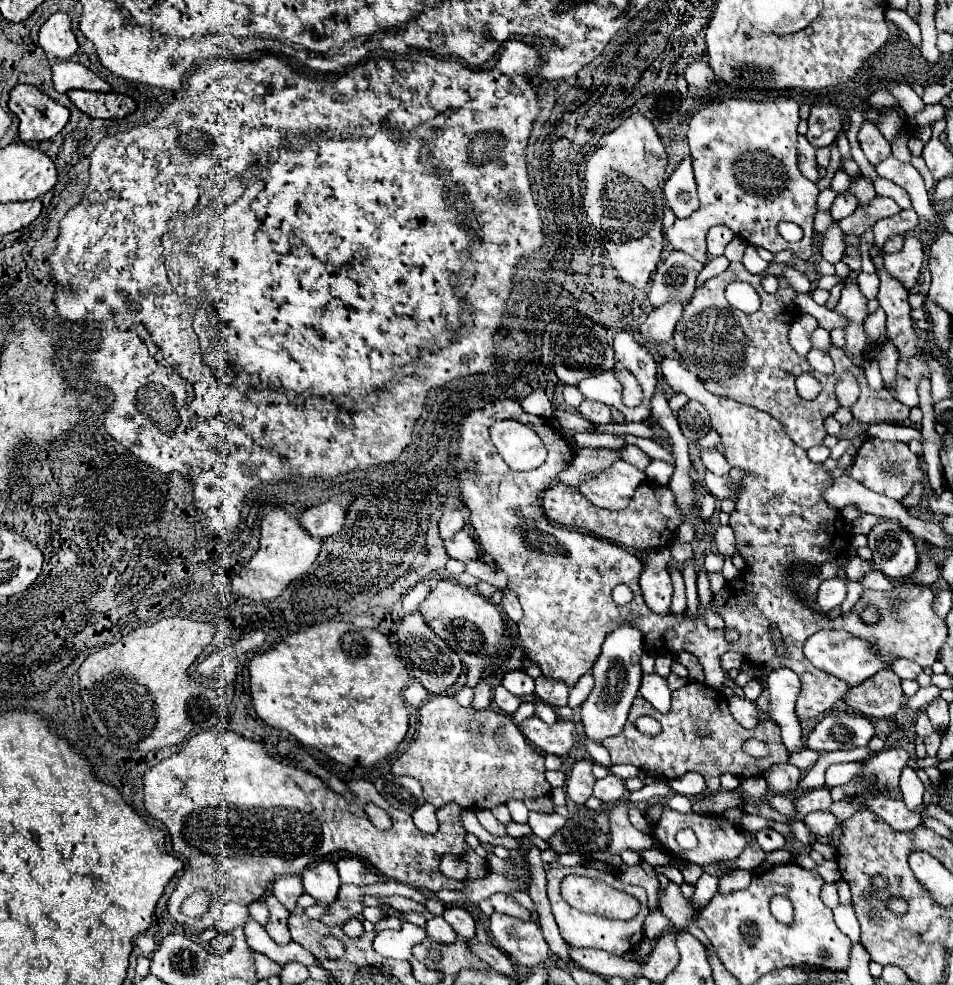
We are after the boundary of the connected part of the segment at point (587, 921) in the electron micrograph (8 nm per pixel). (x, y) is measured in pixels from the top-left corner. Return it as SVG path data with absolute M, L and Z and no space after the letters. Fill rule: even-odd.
M552 862L550 864L550 870L548 870L548 900L552 904L552 912L554 912L554 918L558 922L558 928L560 928L560 934L562 938L566 940L568 946L572 948L596 948L596 950L606 950L614 956L622 956L624 952L628 950L634 950L642 938L644 938L644 918L648 916L648 906L646 906L646 890L642 890L640 886L630 886L630 884L622 884L620 880L616 880L614 874L610 872L600 872L600 870L594 870L586 864L576 864L576 866L562 866L560 862ZM568 874L576 874L576 876L590 876L590 878L596 878L596 880L602 880L606 884L612 884L612 888L616 890L622 890L630 896L634 896L638 902L640 902L640 912L632 918L632 920L610 920L610 918L600 918L600 916L594 916L594 914L584 914L584 912L578 912L574 910L572 906L566 904L566 900L562 898L560 894L560 882L564 876Z

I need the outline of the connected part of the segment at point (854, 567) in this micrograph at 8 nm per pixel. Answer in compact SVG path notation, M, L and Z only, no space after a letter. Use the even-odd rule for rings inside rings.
M850 556L850 562L848 562L848 578L850 580L862 580L868 572L872 570L872 564L862 560L860 556Z

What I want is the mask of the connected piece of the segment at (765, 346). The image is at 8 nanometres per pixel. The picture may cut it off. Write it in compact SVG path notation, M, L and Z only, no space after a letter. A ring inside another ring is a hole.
M732 262L726 272L706 280L702 286L696 288L694 298L684 306L682 318L678 320L676 330L674 330L674 350L682 358L686 368L694 372L698 380L702 380L708 392L770 412L774 418L778 418L784 424L788 436L796 444L800 444L804 450L812 446L820 446L822 440L826 438L824 420L832 416L838 408L838 402L834 396L834 384L840 378L840 374L846 370L856 374L861 386L860 399L851 408L855 419L866 424L908 420L910 408L898 402L886 388L882 388L880 392L872 392L866 384L864 370L856 366L842 348L836 348L836 346L832 346L832 350L828 352L830 356L834 356L834 368L836 368L834 374L830 376L824 376L820 372L816 374L816 378L824 386L818 398L808 402L798 396L794 380L802 372L802 364L804 364L804 370L810 370L810 364L806 358L802 362L802 356L798 356L788 342L788 332L794 322L794 316L798 314L798 308L794 304L796 292L788 284L788 280L782 276L782 266L784 264L776 264L776 270L772 272L780 280L780 290L776 292L774 298L768 298L768 294L762 292L762 286L760 286L762 274L760 276L750 274L742 262ZM736 280L756 284L756 290L764 296L758 312L744 314L728 304L724 290L730 282L736 282Z

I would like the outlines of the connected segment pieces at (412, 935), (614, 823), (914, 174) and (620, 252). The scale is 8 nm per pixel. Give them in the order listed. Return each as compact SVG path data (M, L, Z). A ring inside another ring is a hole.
M382 906L385 914L401 919L402 930L384 930L376 934L374 950L386 958L398 958L398 960L412 960L412 946L422 942L426 938L424 928L416 928L414 924L408 924L402 915L390 906Z
M618 802L616 806L612 806L612 810L610 810L610 834L612 834L612 842L608 846L608 852L612 852L612 854L620 854L622 850L642 852L642 850L652 848L652 842L654 842L650 838L650 834L642 834L630 824L626 802Z
M888 156L886 160L882 160L876 166L878 176L898 184L900 188L904 188L912 200L912 208L926 220L930 220L930 224L934 224L934 210L930 206L928 200L928 192L924 188L924 180L918 174L918 170L912 164L904 164L900 160L896 160L894 156Z
M654 216L654 224L650 224L642 236L626 236L626 240L606 244L606 258L614 264L620 280L624 280L624 286L644 290L660 262L662 246L662 224L658 224L658 216ZM638 274L642 274L642 284L638 284Z

